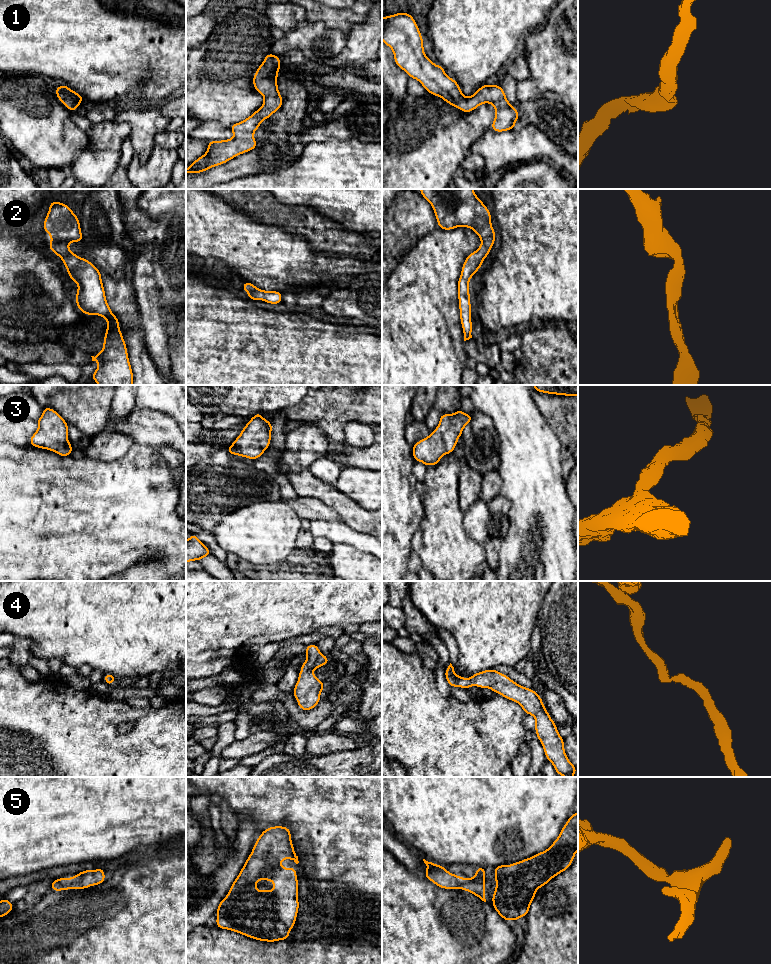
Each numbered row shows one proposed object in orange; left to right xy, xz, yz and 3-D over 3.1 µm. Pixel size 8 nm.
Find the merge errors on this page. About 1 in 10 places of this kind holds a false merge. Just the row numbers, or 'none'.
none

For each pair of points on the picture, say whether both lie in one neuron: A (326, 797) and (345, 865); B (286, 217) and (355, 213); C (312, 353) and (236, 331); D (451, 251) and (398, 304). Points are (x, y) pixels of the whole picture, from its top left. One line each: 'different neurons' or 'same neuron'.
A: same neuron
B: different neurons
C: same neuron
D: same neuron

